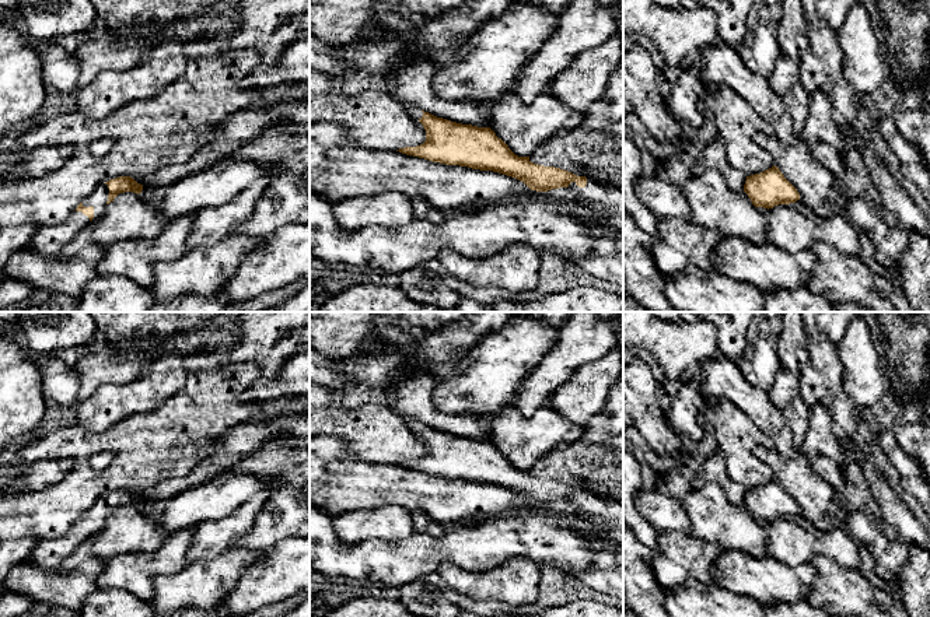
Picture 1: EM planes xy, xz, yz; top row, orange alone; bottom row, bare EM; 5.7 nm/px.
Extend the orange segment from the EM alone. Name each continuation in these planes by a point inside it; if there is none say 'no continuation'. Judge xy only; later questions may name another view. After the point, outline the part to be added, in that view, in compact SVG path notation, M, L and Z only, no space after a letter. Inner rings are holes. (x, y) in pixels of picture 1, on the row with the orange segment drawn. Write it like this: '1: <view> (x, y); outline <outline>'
1: xy (49, 241); outline M102 183L81 201L84 207L94 207L92 220L90 220L81 211L74 211L62 224L38 227L36 232L32 235L25 248L38 250L48 256L59 256L66 243L69 243L78 232L81 232L104 213L108 194L108 185Z

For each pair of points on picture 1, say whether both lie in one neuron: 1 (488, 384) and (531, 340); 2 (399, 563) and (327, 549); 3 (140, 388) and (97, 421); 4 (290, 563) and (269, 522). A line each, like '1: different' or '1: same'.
1: same
2: same
3: same
4: different

